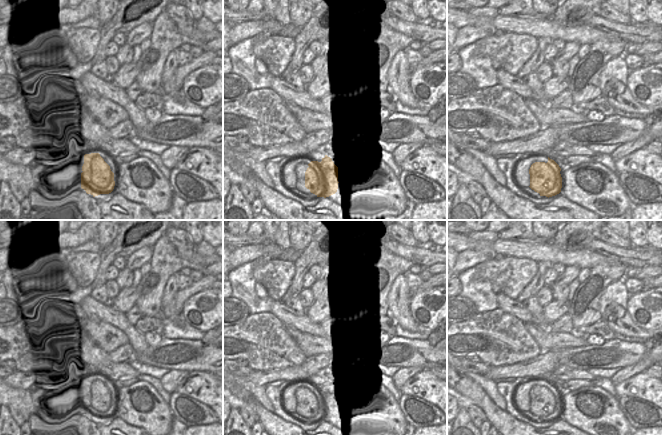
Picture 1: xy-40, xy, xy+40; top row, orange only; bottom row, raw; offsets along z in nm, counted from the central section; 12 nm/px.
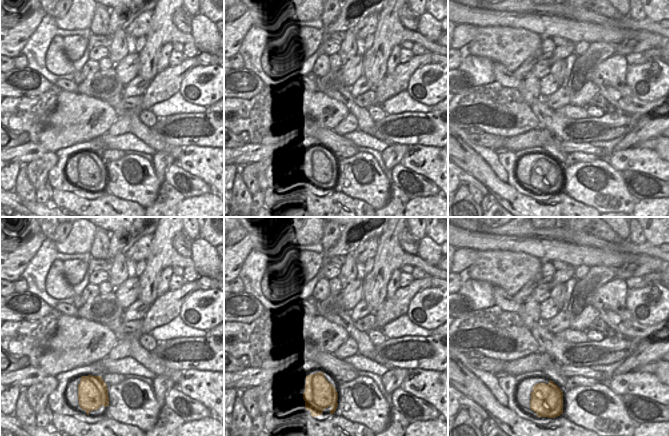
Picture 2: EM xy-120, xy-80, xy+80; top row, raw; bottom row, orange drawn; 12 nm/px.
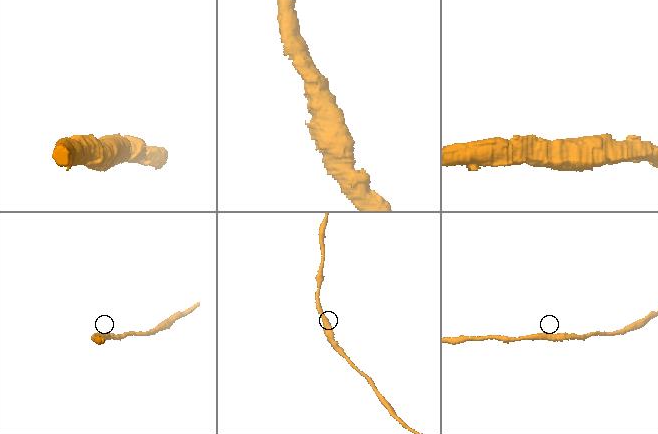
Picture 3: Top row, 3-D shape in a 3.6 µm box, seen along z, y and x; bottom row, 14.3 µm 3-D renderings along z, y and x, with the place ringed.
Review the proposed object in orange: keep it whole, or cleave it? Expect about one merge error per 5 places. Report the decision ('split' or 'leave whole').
leave whole

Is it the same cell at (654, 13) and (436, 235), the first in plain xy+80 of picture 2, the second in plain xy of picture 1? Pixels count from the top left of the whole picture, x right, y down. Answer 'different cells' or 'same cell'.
same cell

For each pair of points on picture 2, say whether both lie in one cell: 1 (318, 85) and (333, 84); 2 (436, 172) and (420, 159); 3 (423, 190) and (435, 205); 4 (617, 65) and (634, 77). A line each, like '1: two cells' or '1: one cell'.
1: one cell
2: one cell
3: two cells
4: two cells

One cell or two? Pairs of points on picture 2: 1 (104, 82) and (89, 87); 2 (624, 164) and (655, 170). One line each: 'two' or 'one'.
1: one
2: one

